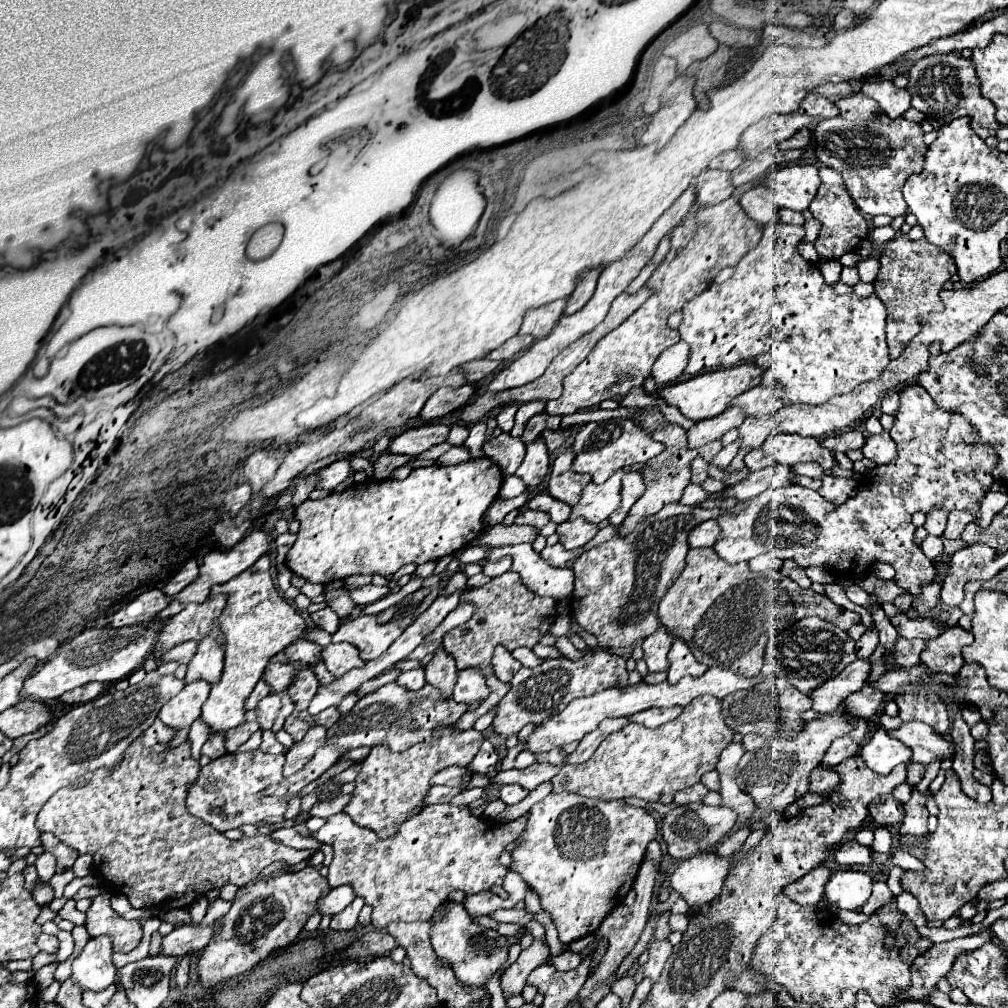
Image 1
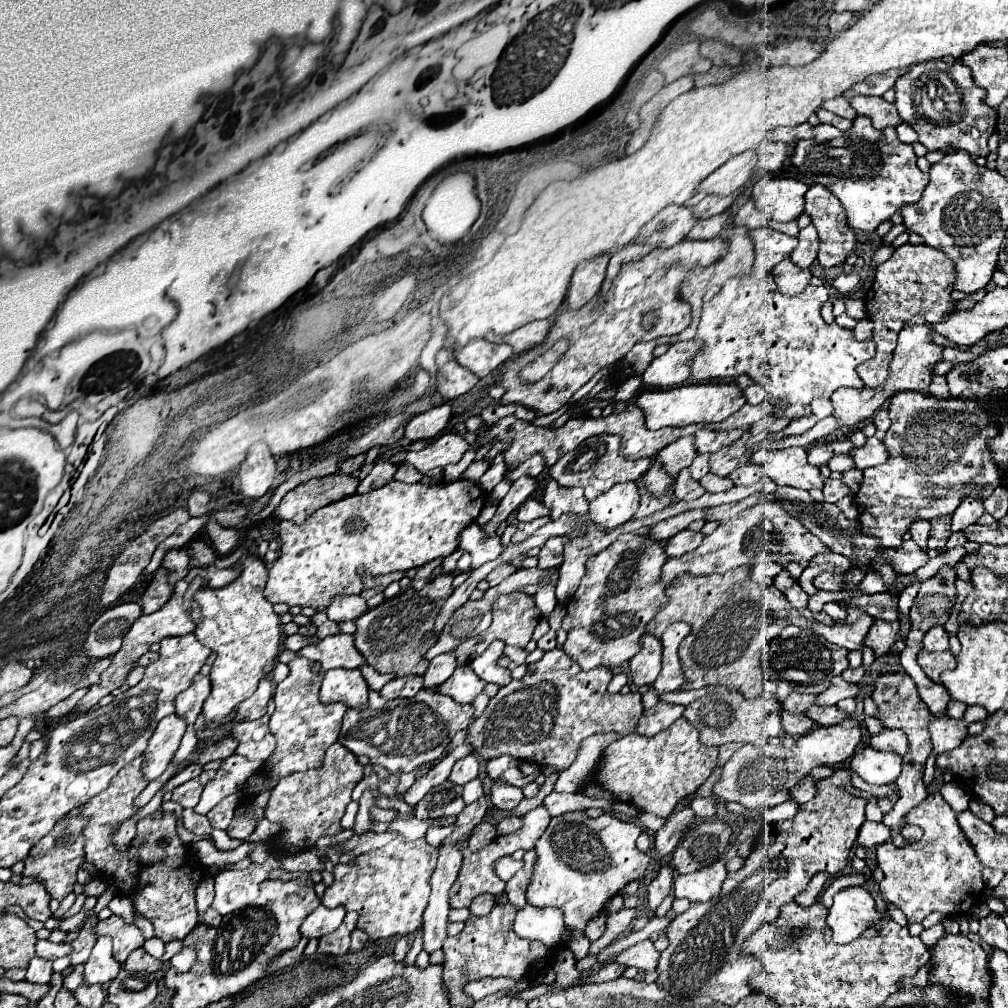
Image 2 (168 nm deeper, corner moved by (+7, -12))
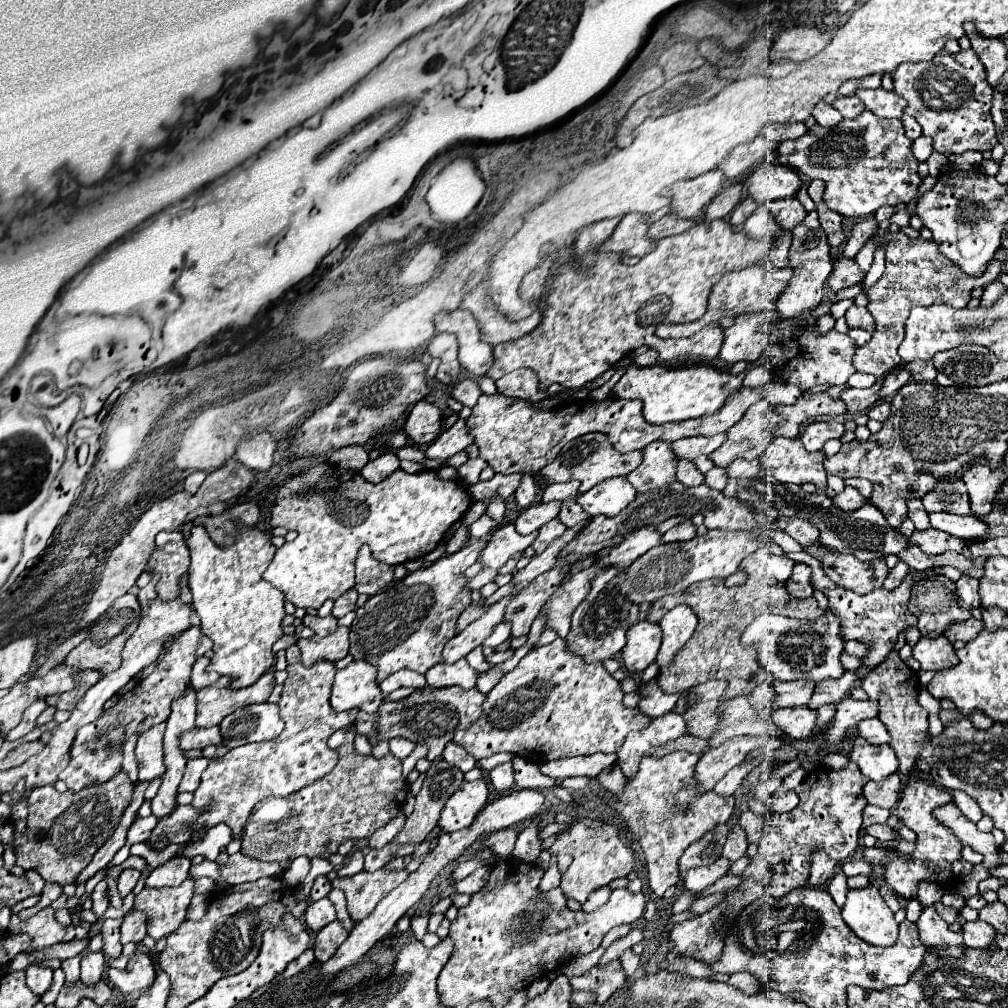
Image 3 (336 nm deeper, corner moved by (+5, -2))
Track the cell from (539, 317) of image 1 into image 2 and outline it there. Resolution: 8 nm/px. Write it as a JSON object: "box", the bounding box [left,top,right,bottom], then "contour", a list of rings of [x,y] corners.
{"box":[486,320,550,354],"contour":[[[540,320],[540,322],[526,324],[526,326],[518,328],[512,334],[506,334],[506,336],[492,336],[490,334],[486,340],[494,342],[494,344],[510,344],[516,354],[522,354],[522,352],[528,352],[528,350],[536,348],[546,338],[548,330],[550,330],[550,322]]]}

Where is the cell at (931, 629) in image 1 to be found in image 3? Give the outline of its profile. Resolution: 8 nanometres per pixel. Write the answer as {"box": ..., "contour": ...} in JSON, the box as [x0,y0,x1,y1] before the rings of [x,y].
{"box":[942,618,984,642],"contour":[[[968,618],[964,622],[952,622],[948,624],[948,628],[944,630],[942,636],[946,636],[950,642],[954,640],[964,640],[964,642],[970,642],[978,636],[978,632],[984,628],[984,622],[982,620],[976,620],[976,618]]]}

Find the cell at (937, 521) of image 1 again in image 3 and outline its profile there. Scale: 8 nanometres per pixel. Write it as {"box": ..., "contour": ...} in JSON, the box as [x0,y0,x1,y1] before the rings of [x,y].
{"box":[908,500,930,530],"contour":[[[908,500],[908,518],[914,522],[916,530],[926,530],[926,528],[930,528],[928,512],[924,512],[922,500]]]}

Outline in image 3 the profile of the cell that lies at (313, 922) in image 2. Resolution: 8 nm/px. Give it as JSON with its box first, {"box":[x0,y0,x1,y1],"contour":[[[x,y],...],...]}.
{"box":[304,898,336,932],"contour":[[[320,898],[320,900],[312,902],[308,906],[308,912],[306,912],[306,918],[304,918],[306,926],[312,932],[322,930],[326,924],[330,924],[334,920],[336,920],[336,908],[334,908],[334,904],[328,898]]]}

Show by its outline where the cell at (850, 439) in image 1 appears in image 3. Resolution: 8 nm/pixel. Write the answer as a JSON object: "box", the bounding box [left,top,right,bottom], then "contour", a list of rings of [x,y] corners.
{"box":[800,422,844,452],"contour":[[[814,422],[804,428],[800,440],[804,442],[804,448],[808,452],[816,452],[822,450],[824,442],[828,442],[830,438],[840,438],[842,434],[844,434],[844,426],[840,422]]]}

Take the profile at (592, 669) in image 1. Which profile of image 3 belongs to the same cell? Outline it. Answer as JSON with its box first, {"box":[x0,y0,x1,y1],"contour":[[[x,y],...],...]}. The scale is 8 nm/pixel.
{"box":[454,638,650,760],"contour":[[[556,638],[548,646],[540,646],[530,650],[518,666],[508,672],[486,696],[482,704],[480,718],[470,724],[466,730],[456,732],[454,742],[464,746],[476,760],[498,754],[510,752],[522,756],[526,760],[556,760],[564,756],[584,756],[596,752],[614,752],[624,736],[632,730],[644,728],[650,720],[640,714],[638,708],[624,706],[624,692],[620,690],[620,682],[614,680],[602,662],[584,662],[580,656],[568,652],[566,640]]]}

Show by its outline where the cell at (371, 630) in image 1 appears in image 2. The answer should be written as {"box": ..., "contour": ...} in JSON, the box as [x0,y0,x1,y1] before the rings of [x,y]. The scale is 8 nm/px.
{"box":[296,632,364,672],"contour":[[[342,632],[324,640],[316,638],[296,654],[320,662],[324,672],[330,668],[358,668],[364,664],[364,658],[354,648],[354,636]]]}

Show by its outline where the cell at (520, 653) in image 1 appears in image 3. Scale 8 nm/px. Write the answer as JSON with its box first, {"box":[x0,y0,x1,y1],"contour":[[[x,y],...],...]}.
{"box":[466,648,492,672],"contour":[[[474,648],[474,650],[466,656],[466,660],[468,660],[468,664],[470,664],[474,670],[478,670],[478,672],[488,672],[488,670],[492,670],[492,664],[484,658],[482,648]]]}

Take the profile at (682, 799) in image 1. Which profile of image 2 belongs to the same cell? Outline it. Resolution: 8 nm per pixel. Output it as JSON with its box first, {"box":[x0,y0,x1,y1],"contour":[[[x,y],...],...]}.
{"box":[692,796,716,818],"contour":[[[708,796],[708,798],[696,798],[692,804],[692,810],[696,816],[702,816],[702,818],[710,818],[716,814],[716,798],[714,796]]]}

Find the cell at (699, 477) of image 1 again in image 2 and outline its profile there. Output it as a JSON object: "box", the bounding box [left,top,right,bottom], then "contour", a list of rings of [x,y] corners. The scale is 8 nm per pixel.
{"box":[674,468,706,500],"contour":[[[684,468],[678,476],[678,482],[676,482],[676,490],[674,490],[674,498],[676,500],[696,500],[704,494],[706,490],[696,482],[692,480],[690,476],[690,470]]]}

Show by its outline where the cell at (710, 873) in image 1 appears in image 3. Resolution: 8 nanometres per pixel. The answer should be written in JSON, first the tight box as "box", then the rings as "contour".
{"box":[684,858,730,892],"contour":[[[718,858],[710,866],[700,866],[700,868],[690,868],[684,876],[684,888],[690,892],[698,892],[710,884],[714,884],[718,878],[722,878],[730,868],[728,858]]]}

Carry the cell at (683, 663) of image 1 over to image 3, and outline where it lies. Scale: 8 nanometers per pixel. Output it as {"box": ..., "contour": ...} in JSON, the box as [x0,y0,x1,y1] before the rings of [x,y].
{"box":[656,606,696,668],"contour":[[[676,606],[672,608],[658,624],[664,632],[664,640],[656,658],[658,668],[666,668],[674,662],[674,656],[678,650],[688,642],[688,638],[694,634],[696,628],[696,614],[688,606]]]}

